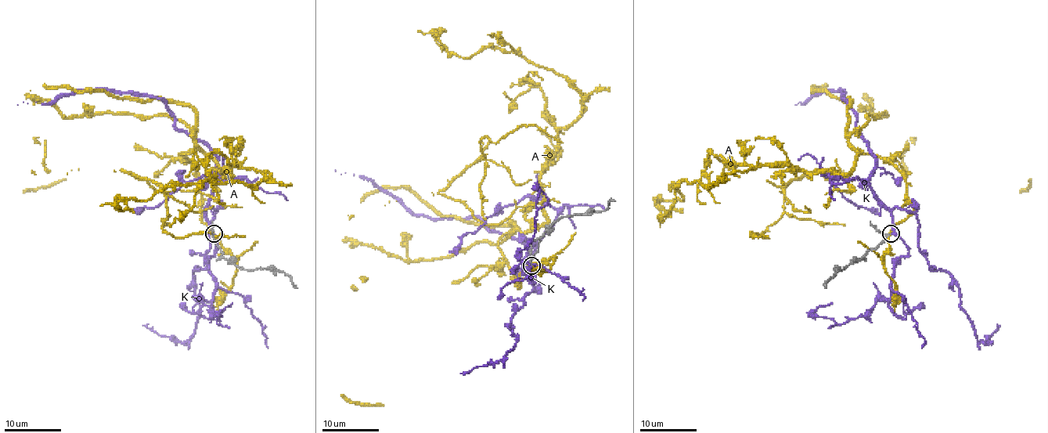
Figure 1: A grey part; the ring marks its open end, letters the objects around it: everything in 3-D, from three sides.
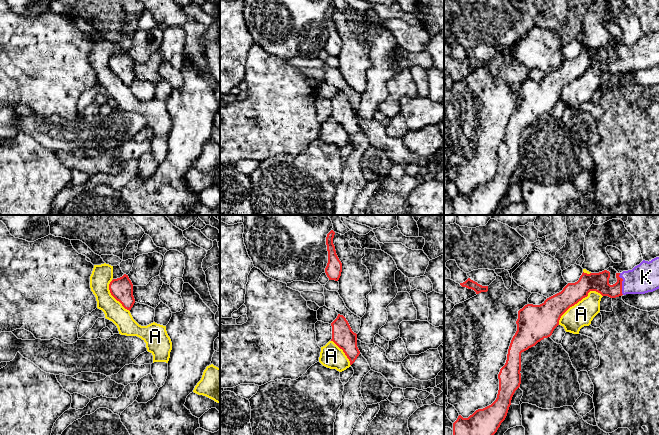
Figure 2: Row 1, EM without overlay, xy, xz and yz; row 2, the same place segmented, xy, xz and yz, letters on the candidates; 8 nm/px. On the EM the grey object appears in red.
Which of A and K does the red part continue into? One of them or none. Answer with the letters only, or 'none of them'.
K

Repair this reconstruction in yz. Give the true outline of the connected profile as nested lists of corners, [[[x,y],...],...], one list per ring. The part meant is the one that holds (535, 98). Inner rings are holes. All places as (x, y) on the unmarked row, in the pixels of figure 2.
[[[659,33],[651,37],[643,36],[632,46],[616,49],[617,58],[609,60],[610,48],[604,46],[599,49],[582,49],[575,59],[568,59],[561,68],[547,74],[540,81],[527,80],[518,87],[516,97],[517,107],[513,112],[507,130],[505,141],[498,150],[499,166],[496,176],[489,182],[476,186],[468,194],[458,192],[453,199],[453,215],[491,215],[505,196],[512,173],[521,160],[521,129],[535,122],[544,114],[552,111],[559,101],[561,92],[572,82],[588,72],[590,67],[596,67],[602,72],[616,74],[626,70],[645,70],[659,65]]]

